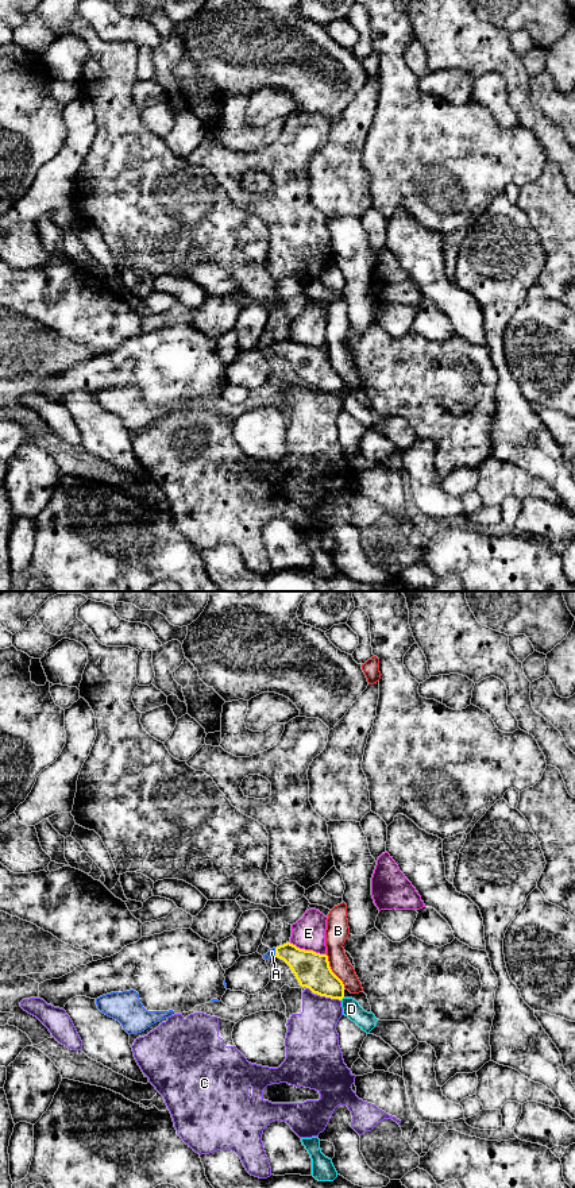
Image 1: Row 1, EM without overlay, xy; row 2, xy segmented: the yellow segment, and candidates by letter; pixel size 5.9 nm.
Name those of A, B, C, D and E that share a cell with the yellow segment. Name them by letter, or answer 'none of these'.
A

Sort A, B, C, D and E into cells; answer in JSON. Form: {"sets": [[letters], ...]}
{"sets": [["A"], ["B"], ["C"], ["D"], ["E"]]}

